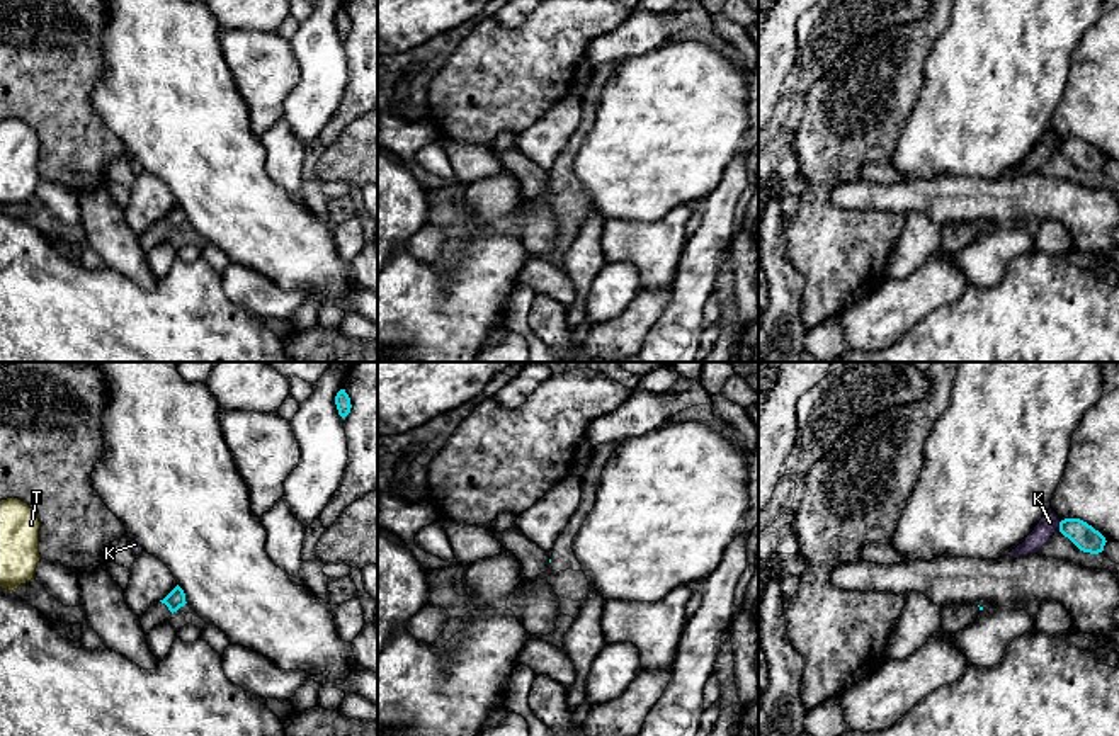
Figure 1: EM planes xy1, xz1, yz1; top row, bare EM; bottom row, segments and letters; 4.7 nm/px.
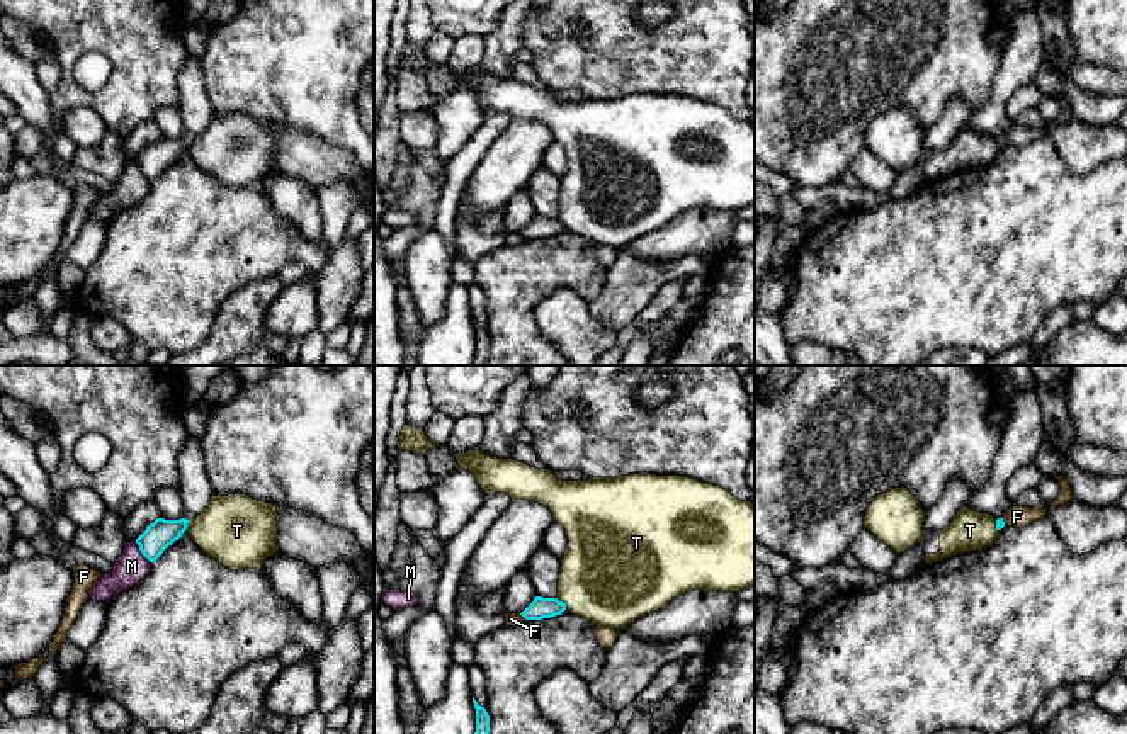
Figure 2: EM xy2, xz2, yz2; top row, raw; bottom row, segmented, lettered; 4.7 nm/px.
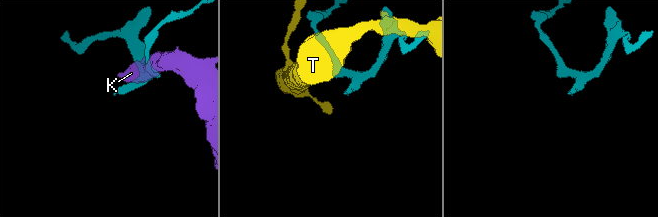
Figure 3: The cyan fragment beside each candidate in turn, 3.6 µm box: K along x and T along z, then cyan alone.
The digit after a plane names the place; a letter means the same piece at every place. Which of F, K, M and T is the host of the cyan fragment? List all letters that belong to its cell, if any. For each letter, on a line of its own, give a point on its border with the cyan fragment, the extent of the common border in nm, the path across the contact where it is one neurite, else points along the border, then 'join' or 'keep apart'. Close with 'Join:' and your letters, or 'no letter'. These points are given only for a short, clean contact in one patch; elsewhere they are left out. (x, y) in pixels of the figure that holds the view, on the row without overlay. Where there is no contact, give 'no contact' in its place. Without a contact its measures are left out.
F: xz2 (524, 237) | 40 nm | along xz2 (521, 233), (526, 238) | keep apart
K: yz1 (1060, 145) | 50 nm | along yz1 (1062, 140), (1058, 148) | keep apart
M: xy2 (141, 172) | 130 nm | along xy2 (135, 160), (140, 172), (150, 182) | keep apart
T: xz2 (563, 223) | 80 nm | along xz2 (556, 218), (566, 228) | keep apart
Join: no letter

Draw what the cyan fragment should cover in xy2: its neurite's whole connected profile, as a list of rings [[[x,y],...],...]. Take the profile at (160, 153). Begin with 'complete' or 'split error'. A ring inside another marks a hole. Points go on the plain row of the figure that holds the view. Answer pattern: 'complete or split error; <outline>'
complete; [[[156,138],[136,158],[141,173],[150,182],[155,182],[168,165],[172,165],[175,160],[182,156],[182,153],[187,150],[187,143],[189,143],[187,138],[180,139]]]

